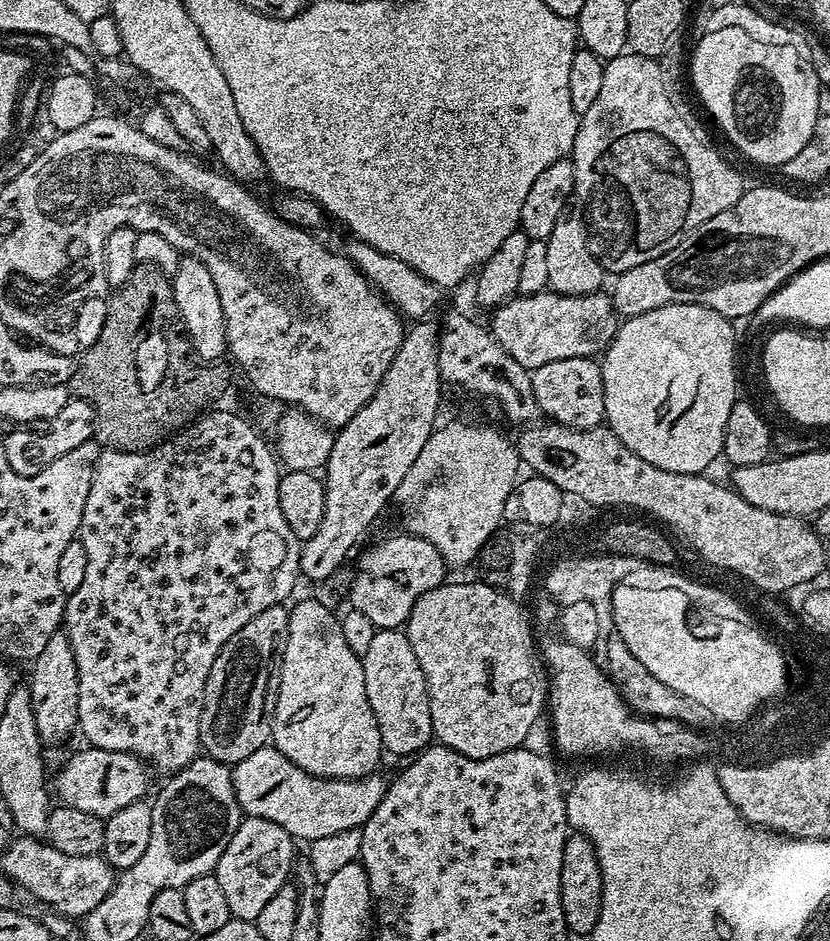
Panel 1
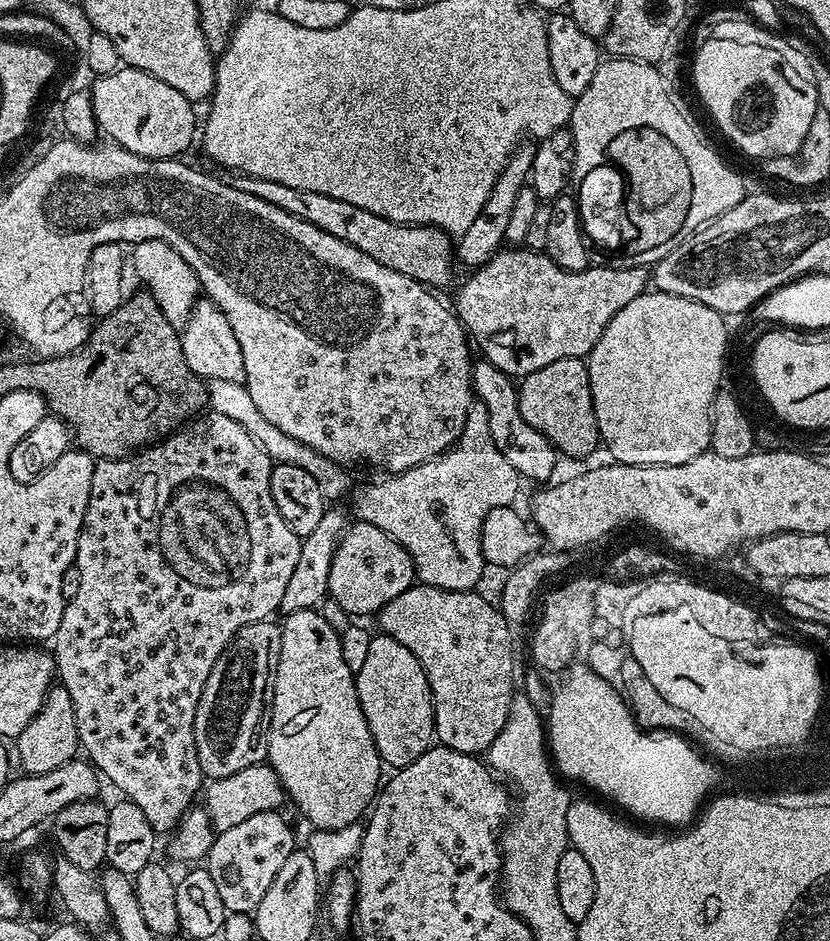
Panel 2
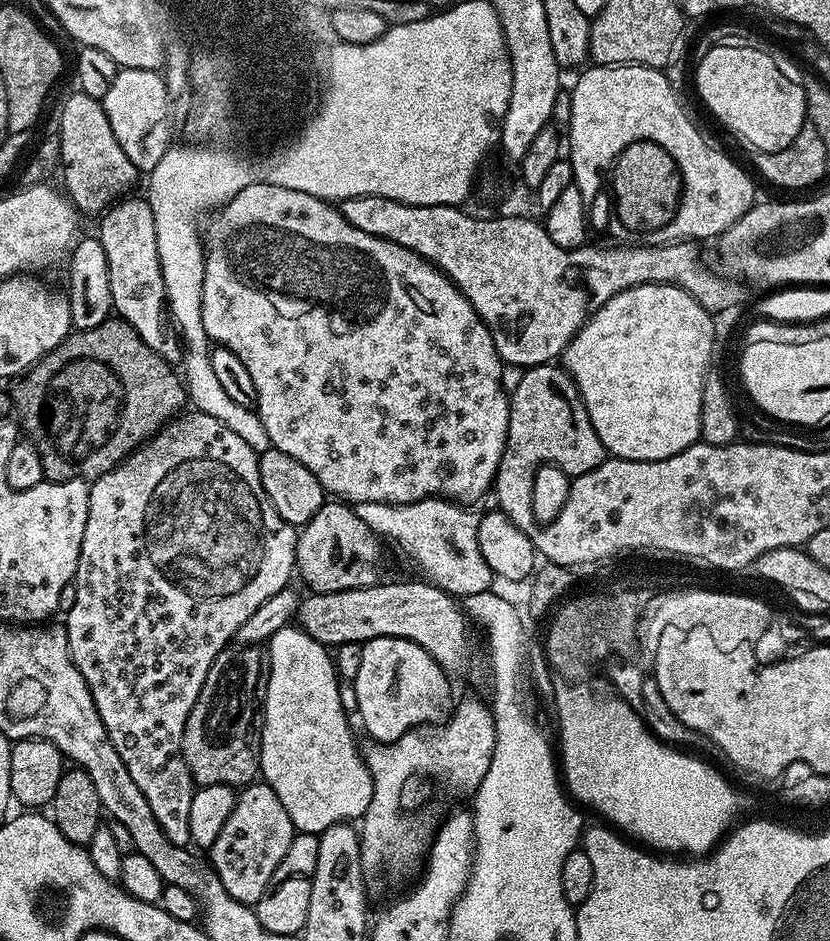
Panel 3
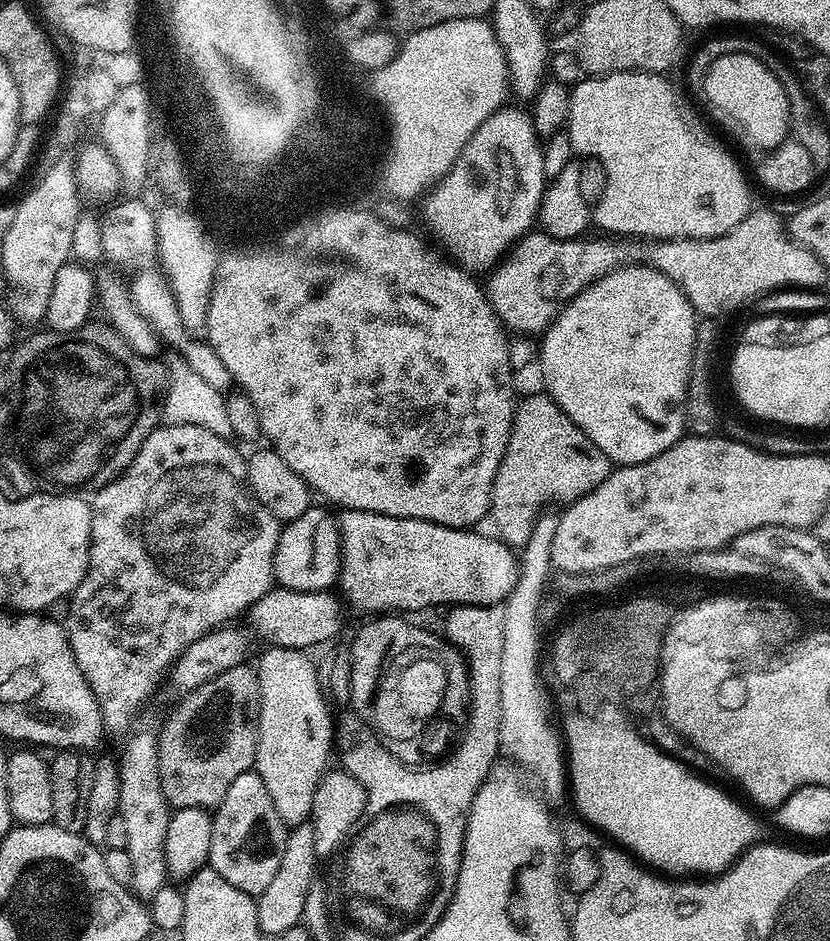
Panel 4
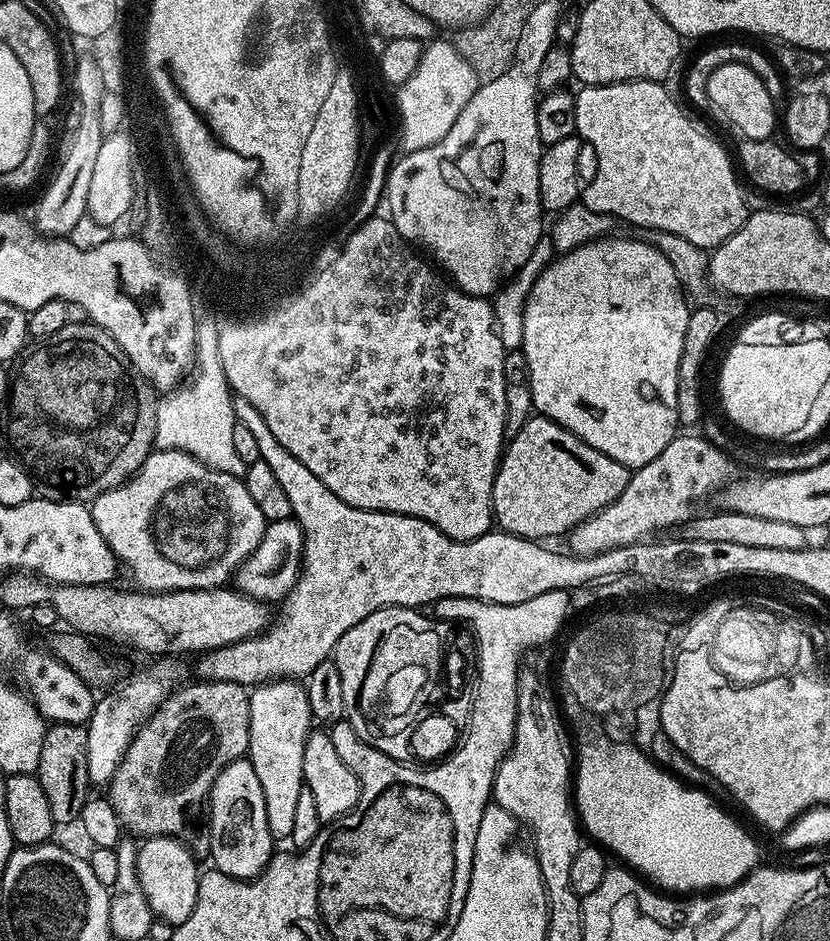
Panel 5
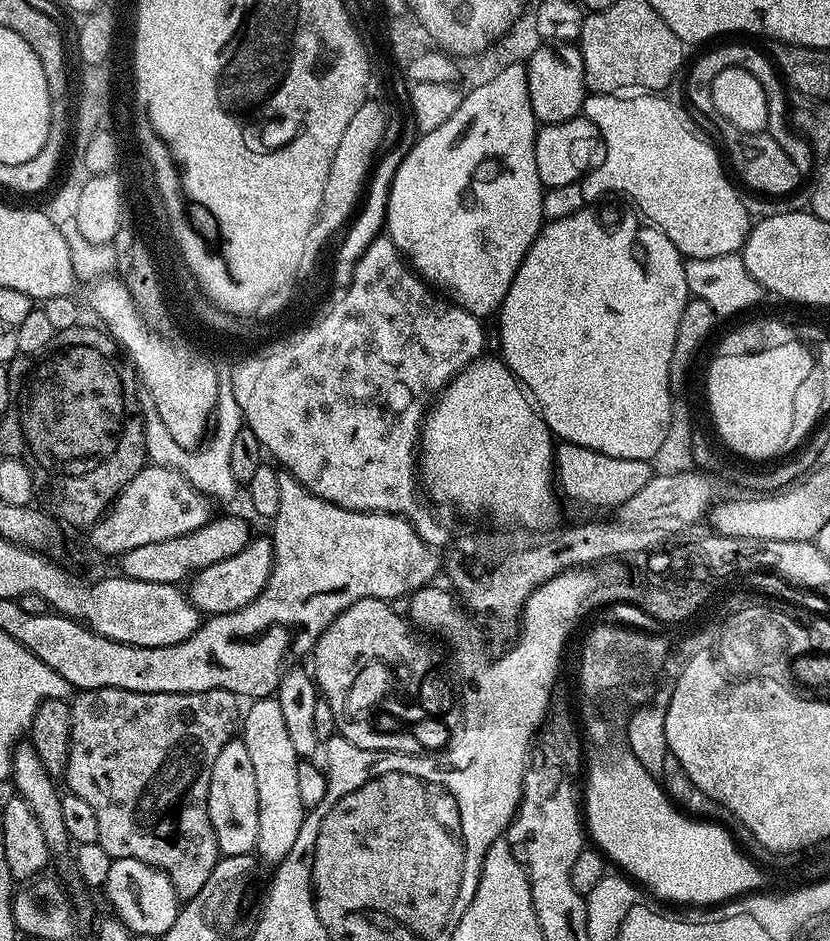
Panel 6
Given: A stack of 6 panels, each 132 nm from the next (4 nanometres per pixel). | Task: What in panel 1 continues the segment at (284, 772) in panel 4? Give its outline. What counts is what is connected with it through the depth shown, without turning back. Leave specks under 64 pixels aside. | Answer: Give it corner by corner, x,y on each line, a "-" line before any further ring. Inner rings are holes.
300,600
296,605
291,605
288,613
290,618
290,630
286,634
286,650
282,654
282,666
280,667
280,689
276,691
276,713
272,719
272,739
271,743
294,766
306,770
315,776
325,776
331,780
362,780
366,776
371,776
377,771
376,763
382,757
384,743
378,730
378,722
374,718
374,710
370,710
370,698
366,698
366,678
364,677
364,661
361,657
350,650
350,645
346,643
346,637
342,635
340,616
332,613
320,600

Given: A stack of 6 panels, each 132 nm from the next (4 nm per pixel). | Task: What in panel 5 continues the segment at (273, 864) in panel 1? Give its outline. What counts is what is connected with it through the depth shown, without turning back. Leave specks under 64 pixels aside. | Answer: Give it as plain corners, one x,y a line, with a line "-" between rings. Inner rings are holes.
246,758
230,762
218,774
218,778
214,778
212,796
208,799
208,822
208,833
212,836
210,860
216,863
213,864
215,871
235,880
255,880
272,860
274,837
270,830
270,822
266,822
266,798
262,798
258,774
254,774
254,766

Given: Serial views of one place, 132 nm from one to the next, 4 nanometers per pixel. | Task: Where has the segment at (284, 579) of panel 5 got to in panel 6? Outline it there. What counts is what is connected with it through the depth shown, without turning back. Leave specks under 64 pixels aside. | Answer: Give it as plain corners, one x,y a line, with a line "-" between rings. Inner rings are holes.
267,535
260,536
257,540
256,537
249,539
245,548
238,550
238,554
234,554
234,558
214,562
195,573
186,588
188,598
201,614
208,616
242,610
242,606
254,602
254,598
258,598
258,594
262,594
262,590
270,578
273,562
272,541

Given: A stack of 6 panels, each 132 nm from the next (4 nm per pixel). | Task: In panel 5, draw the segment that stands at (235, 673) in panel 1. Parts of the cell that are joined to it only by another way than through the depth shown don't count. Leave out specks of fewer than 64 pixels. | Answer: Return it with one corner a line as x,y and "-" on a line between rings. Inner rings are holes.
217,680
185,683
160,704
160,709
136,732
114,778
106,785
106,798
114,806
121,825
133,837
174,836
183,840
197,857
209,855
212,836
208,833
208,799
214,778
230,762
247,753
250,742
250,692
245,685

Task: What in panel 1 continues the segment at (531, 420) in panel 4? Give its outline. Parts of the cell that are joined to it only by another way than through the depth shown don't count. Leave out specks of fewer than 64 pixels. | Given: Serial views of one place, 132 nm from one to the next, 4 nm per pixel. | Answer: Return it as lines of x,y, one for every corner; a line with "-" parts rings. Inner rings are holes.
593,357
546,362
546,366
538,366
532,372
532,385
540,411
549,421
571,428
598,428
605,423
602,370

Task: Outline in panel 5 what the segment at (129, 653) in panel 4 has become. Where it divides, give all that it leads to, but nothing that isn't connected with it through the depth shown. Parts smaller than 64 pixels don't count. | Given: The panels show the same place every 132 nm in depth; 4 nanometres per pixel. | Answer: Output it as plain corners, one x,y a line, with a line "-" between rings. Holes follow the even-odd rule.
157,447
142,462
140,471
114,490
91,501
94,526
106,538
117,561
132,568
132,580
142,592
173,592
176,588
222,588
235,577
246,558
262,542
265,519
243,479
207,468
182,450

